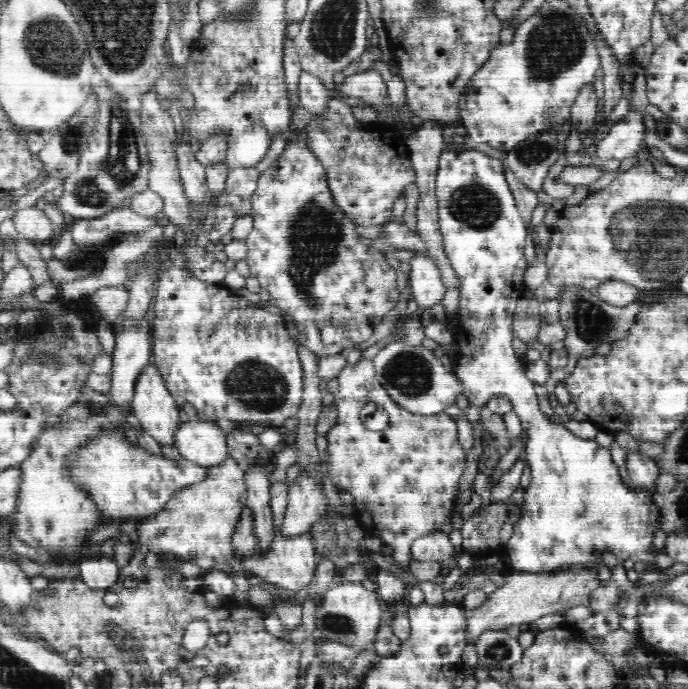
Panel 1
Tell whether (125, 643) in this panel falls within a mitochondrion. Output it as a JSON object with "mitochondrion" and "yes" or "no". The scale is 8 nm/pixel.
{"mitochondrion":"yes"}

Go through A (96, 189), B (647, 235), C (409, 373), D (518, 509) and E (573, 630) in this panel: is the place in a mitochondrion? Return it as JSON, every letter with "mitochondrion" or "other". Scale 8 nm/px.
{"A":"mitochondrion","B":"mitochondrion","C":"mitochondrion","D":"other","E":"other"}

